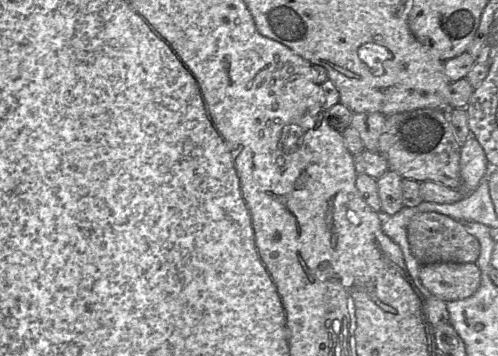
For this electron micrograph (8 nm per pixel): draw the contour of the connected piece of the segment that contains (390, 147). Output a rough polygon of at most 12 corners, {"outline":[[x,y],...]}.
{"outline":[[448,110],[386,116],[379,138],[404,179],[461,189]]}

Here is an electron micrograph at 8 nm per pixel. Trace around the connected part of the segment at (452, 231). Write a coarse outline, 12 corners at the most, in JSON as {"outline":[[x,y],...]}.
{"outline":[[437,212],[409,222],[420,265],[475,263],[479,241]]}

